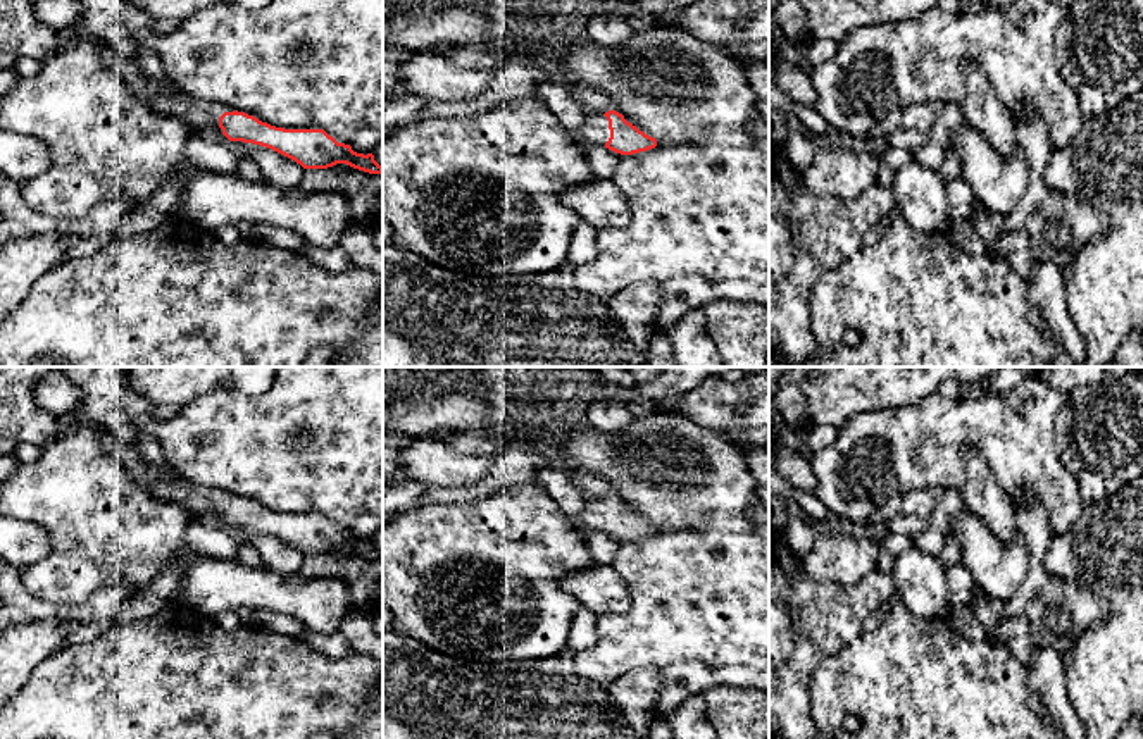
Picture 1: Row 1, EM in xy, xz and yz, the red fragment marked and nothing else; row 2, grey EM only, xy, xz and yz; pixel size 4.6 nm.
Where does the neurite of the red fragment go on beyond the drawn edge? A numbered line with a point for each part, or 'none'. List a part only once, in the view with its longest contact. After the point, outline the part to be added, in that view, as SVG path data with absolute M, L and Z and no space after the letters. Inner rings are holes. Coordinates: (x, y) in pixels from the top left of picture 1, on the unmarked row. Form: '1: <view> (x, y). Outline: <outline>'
1: xz (595, 517). Outline: M574 470L574 482L588 489L593 496L586 501L584 510L578 517L576 522L571 522L571 525L581 532L605 532L605 529L610 524L609 506L603 501L609 496L615 496L622 500L607 482L600 481L595 474L588 470Z

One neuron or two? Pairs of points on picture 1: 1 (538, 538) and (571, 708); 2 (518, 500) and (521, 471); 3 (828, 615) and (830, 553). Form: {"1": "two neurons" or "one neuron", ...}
{"1": "two neurons", "2": "two neurons", "3": "two neurons"}

